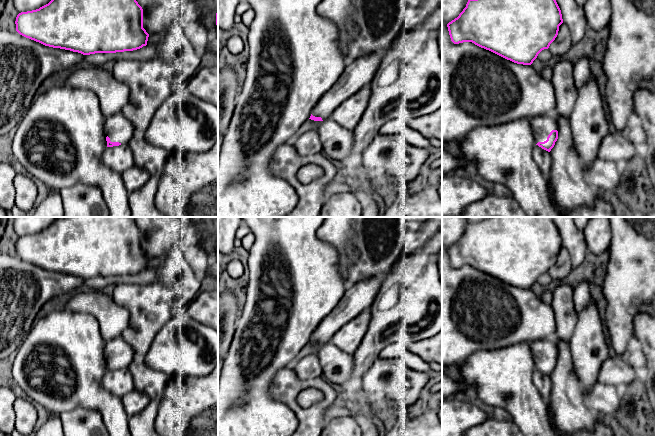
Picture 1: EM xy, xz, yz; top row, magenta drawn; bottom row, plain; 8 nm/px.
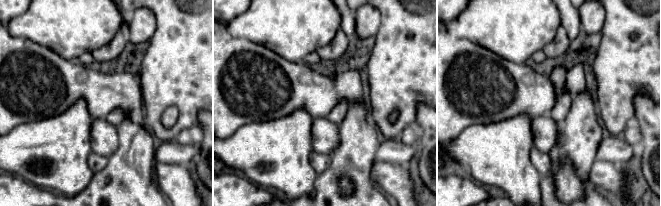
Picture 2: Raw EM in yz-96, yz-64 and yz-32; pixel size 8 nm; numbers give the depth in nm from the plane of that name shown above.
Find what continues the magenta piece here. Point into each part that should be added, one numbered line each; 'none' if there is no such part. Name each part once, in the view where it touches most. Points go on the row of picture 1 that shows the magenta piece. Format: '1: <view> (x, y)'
1: yz (542, 125)

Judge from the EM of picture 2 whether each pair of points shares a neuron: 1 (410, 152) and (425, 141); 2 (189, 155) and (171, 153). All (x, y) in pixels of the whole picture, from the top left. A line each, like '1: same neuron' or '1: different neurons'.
1: different neurons
2: same neuron

